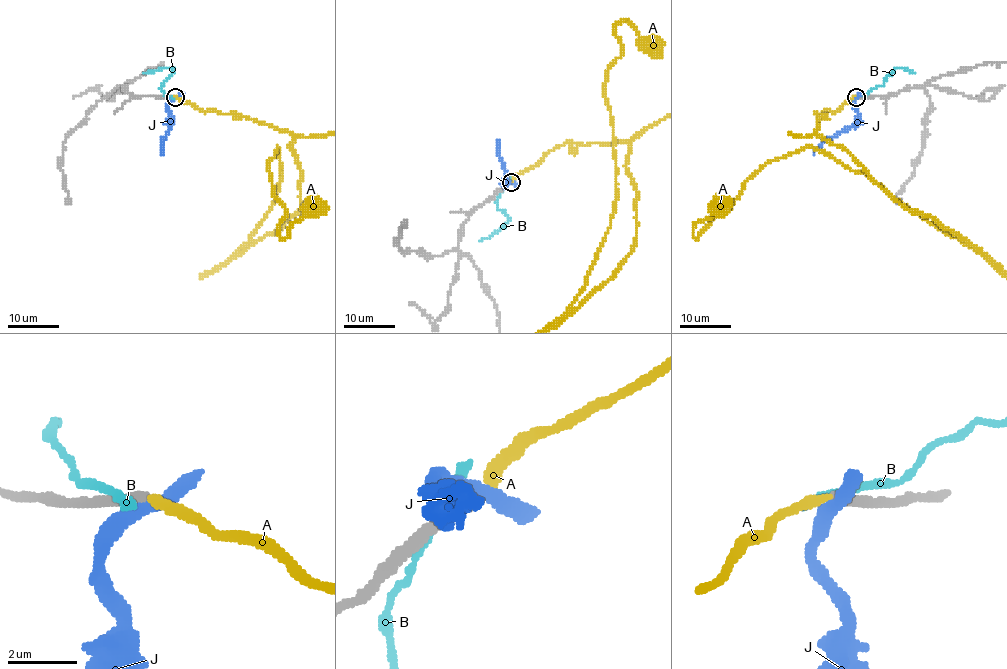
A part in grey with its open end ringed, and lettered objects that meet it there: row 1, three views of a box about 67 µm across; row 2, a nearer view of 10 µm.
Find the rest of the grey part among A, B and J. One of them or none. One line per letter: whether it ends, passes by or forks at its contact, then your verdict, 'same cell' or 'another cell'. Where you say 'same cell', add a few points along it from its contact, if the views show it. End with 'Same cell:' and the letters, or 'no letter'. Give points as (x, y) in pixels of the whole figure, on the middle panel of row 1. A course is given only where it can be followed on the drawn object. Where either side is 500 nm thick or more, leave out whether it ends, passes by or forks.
A: it ends; same cell; course (510, 182), (566, 143), (629, 144), (635, 242), (570, 313), (617, 191), (613, 27), (651, 45)
B: it passes by; another cell
J: it passes by; another cell
Same cell: A

